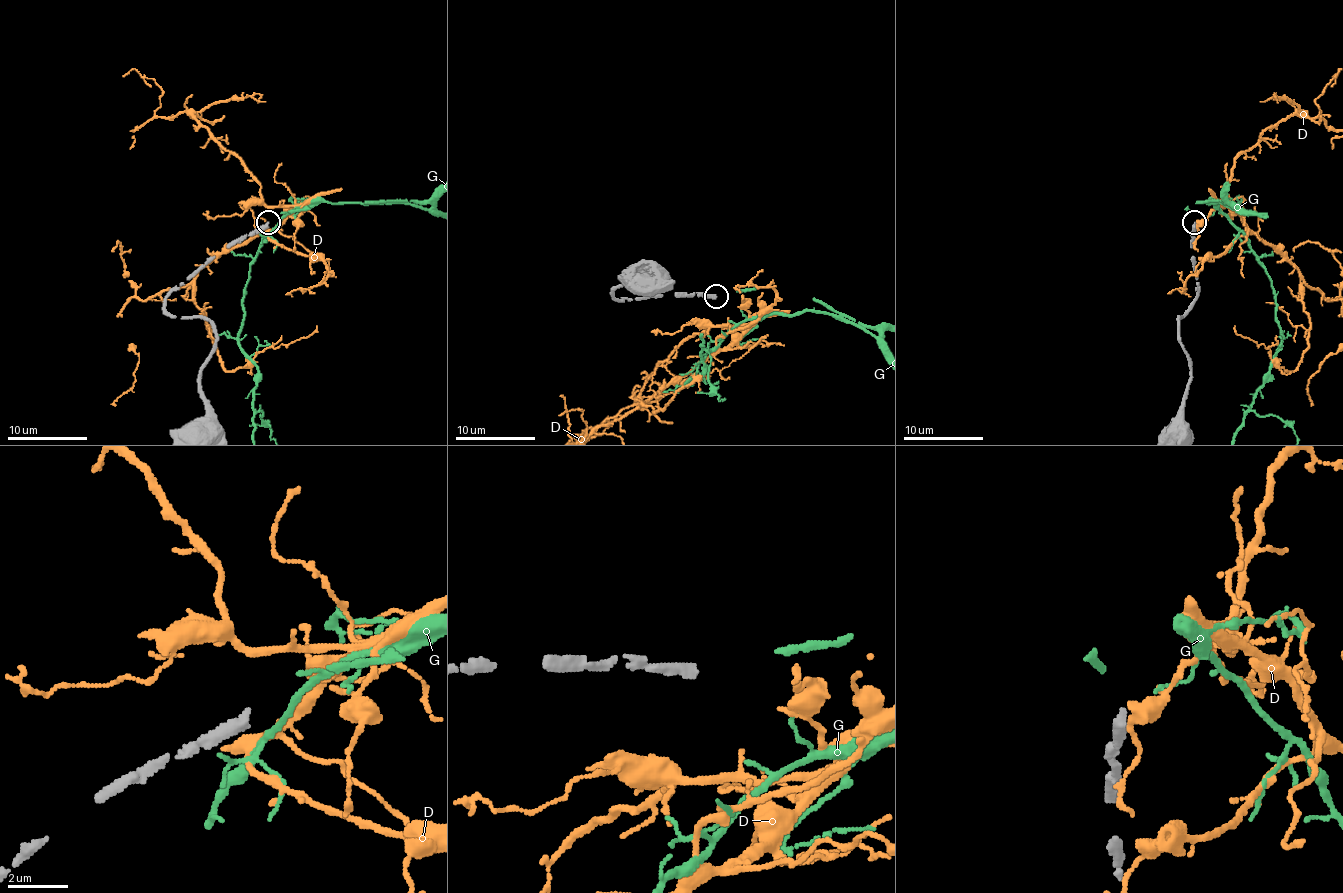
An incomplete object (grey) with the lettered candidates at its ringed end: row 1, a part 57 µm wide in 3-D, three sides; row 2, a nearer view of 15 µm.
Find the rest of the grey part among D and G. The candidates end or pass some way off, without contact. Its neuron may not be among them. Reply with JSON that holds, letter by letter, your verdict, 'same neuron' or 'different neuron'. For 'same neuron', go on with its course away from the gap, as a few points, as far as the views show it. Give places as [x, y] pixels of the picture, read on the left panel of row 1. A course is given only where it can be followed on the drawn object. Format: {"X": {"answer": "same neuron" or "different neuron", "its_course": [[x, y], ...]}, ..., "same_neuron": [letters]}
{"D": {"answer": "different neuron"}, "G": {"answer": "same neuron"}, "same_neuron": ["G"]}

